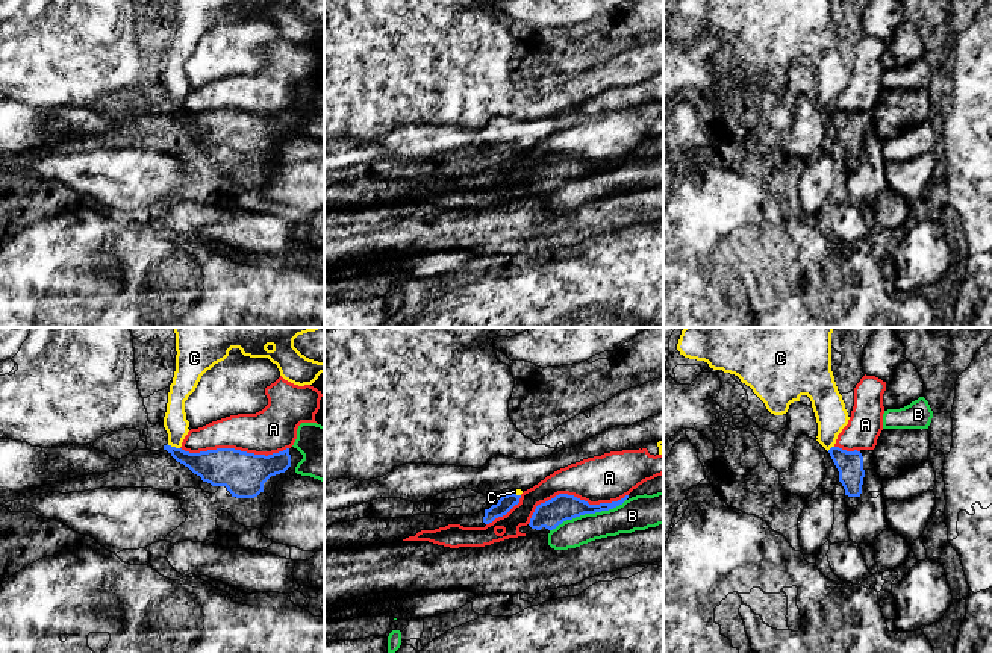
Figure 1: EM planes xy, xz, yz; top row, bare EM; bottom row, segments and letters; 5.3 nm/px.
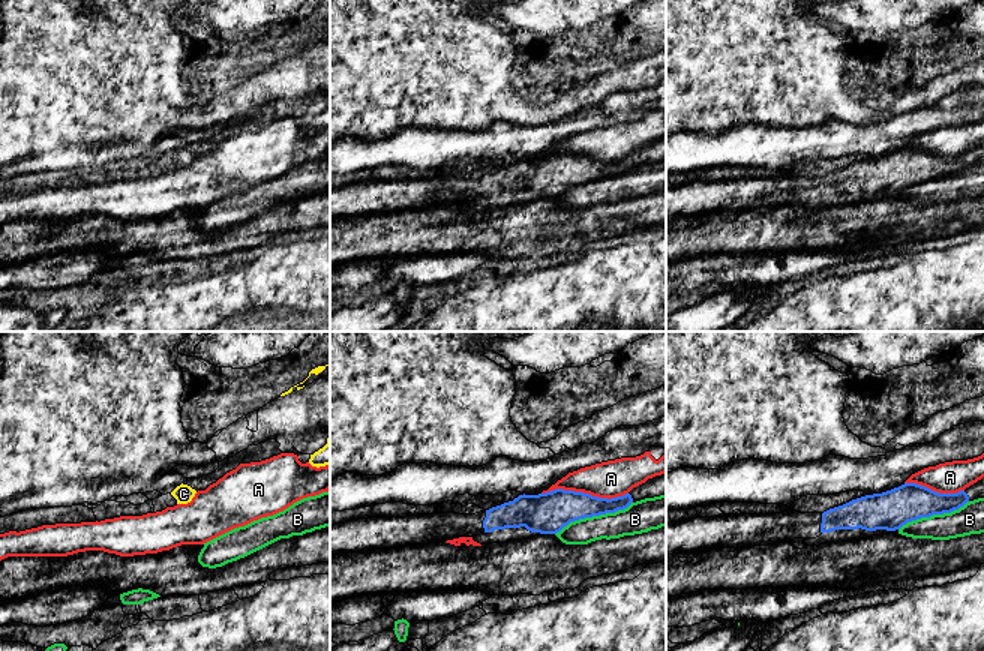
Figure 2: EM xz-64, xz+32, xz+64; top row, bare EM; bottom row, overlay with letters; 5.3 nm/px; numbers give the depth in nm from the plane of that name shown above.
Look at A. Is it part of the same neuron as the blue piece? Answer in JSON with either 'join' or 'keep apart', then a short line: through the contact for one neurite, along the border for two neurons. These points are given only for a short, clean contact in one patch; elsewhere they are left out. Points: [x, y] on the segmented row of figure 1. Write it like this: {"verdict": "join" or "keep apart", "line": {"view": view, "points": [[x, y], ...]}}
{"verdict": "keep apart"}

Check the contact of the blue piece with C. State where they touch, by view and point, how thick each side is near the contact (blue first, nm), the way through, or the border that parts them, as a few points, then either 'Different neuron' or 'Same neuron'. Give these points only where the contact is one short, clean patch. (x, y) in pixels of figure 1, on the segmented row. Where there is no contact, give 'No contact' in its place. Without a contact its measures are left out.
Touches blue at xy (173, 447). Thickness 190 nm (blue) against 130 nm. Boundary: xy (167, 444), (179, 449). Different neuron

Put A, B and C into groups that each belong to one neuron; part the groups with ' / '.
A / B / C

